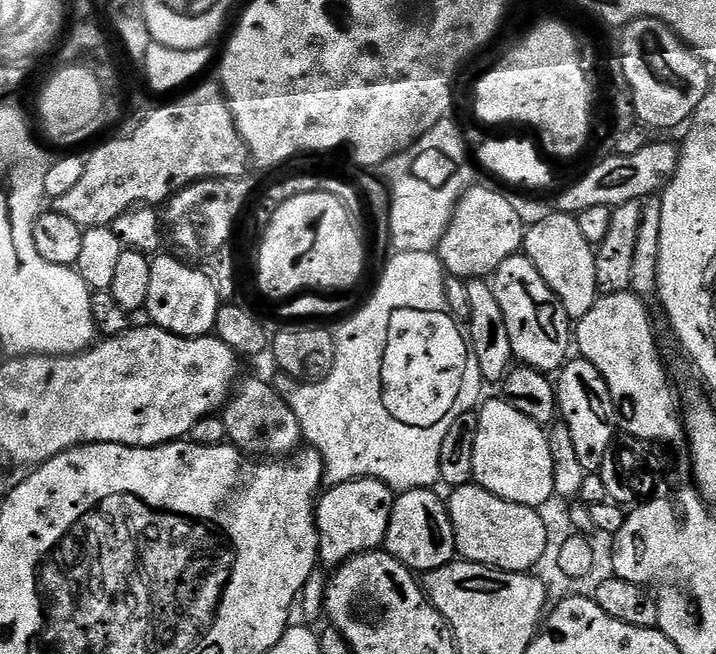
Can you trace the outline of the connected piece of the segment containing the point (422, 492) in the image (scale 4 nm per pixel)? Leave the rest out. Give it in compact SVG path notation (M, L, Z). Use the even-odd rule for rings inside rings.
M415 488L399 493L390 514L390 526L382 545L383 551L398 558L398 562L402 562L416 574L438 570L438 566L446 566L458 556L448 505L442 496L440 500L438 493L439 491L430 488Z

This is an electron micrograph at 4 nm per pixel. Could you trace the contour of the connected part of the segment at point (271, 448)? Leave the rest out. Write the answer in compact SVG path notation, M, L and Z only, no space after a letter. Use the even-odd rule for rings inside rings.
M248 380L229 396L222 409L227 443L252 458L288 458L301 447L302 437L294 410L286 406L275 387L264 380Z

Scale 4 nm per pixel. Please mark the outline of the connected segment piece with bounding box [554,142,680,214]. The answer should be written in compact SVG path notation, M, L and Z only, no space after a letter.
M648 142L636 154L610 154L605 160L598 161L581 180L574 181L557 198L555 211L579 214L590 210L590 206L606 206L613 209L622 202L643 201L647 197L657 195L667 185L675 174L679 161L680 153L675 143L672 145Z

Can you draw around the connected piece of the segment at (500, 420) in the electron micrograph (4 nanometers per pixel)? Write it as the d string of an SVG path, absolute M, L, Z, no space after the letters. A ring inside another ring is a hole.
M485 399L478 408L478 438L474 438L474 480L480 487L490 490L494 495L509 500L515 504L525 504L527 508L539 509L540 504L544 504L548 499L554 496L554 462L550 458L550 446L548 445L548 437L545 429L539 424L535 424L530 418L526 418L526 414L522 414L507 399L500 400Z

